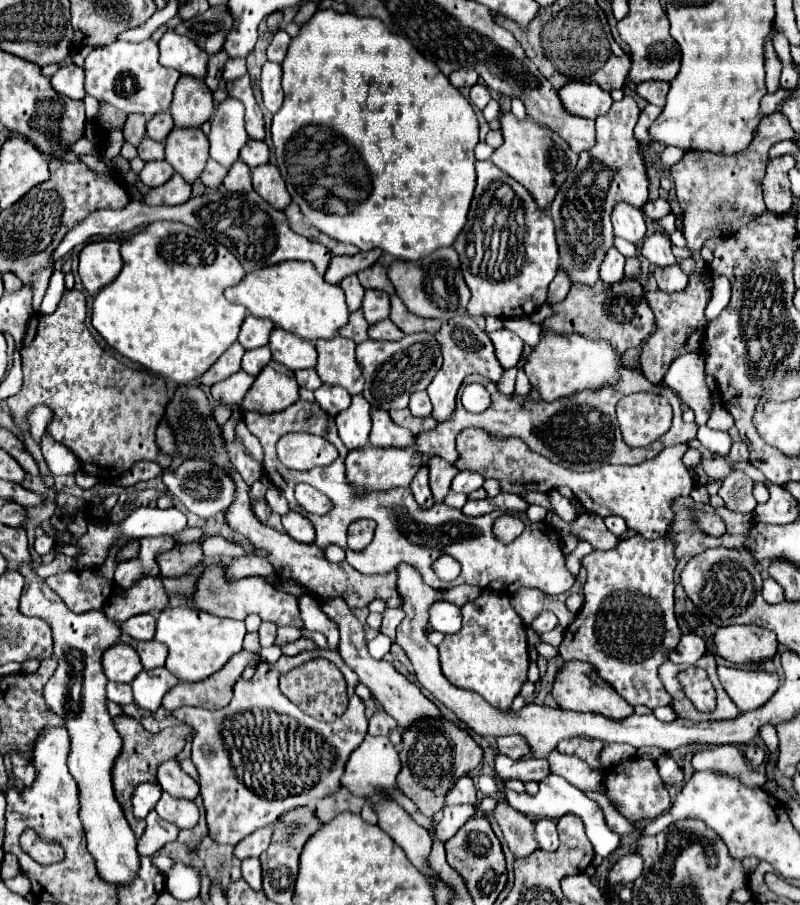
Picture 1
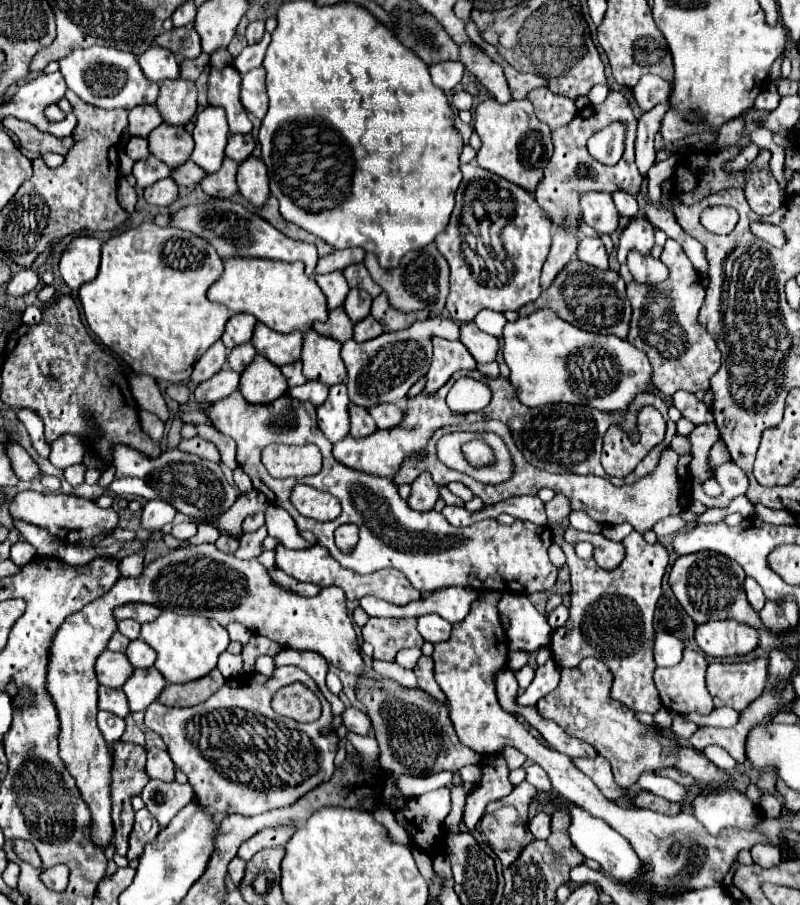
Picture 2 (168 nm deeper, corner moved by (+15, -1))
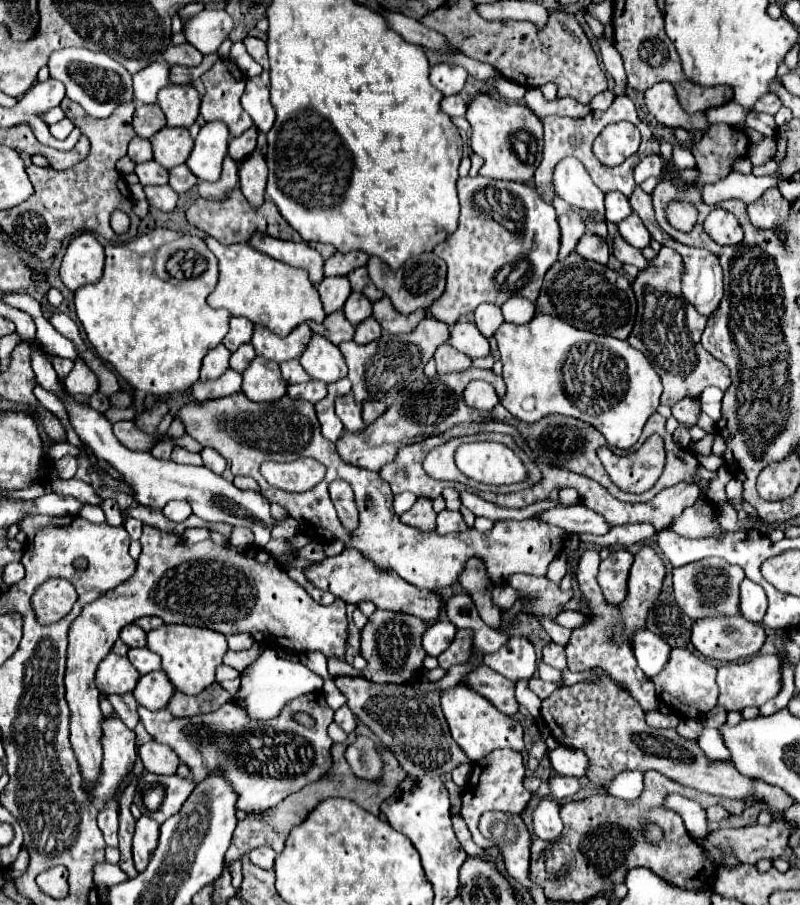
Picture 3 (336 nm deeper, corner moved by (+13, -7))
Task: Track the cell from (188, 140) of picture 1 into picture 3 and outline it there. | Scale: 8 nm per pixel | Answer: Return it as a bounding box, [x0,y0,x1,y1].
[151,127,193,169]

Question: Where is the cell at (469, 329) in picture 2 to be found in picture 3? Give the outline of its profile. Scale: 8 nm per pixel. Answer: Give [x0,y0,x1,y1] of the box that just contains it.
[449,321,489,357]

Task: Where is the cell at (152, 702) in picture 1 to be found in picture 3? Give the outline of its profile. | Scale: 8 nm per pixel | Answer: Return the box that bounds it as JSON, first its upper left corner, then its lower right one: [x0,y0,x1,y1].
[133,671,175,711]

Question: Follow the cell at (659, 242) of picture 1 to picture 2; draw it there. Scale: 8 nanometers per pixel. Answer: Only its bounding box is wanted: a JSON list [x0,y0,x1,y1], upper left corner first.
[617,219,655,263]

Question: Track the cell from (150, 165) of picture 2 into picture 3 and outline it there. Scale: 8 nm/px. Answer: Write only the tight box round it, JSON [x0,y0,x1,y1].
[135,161,169,185]

